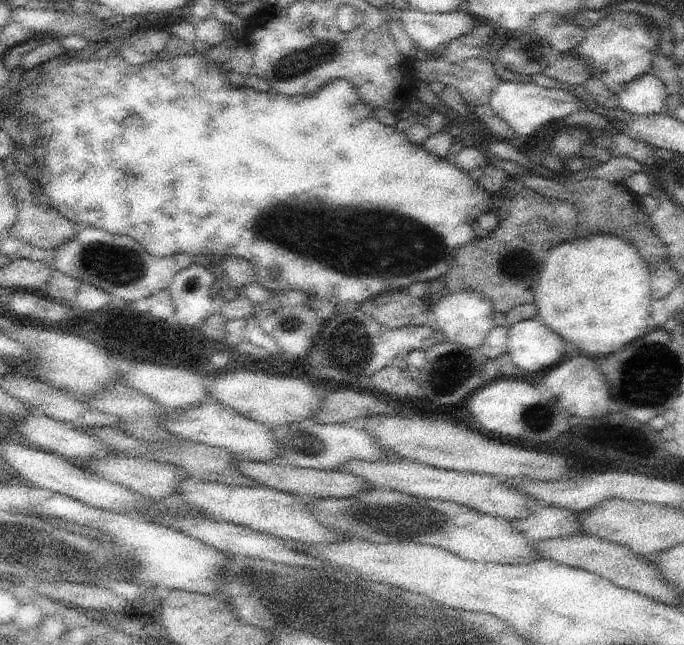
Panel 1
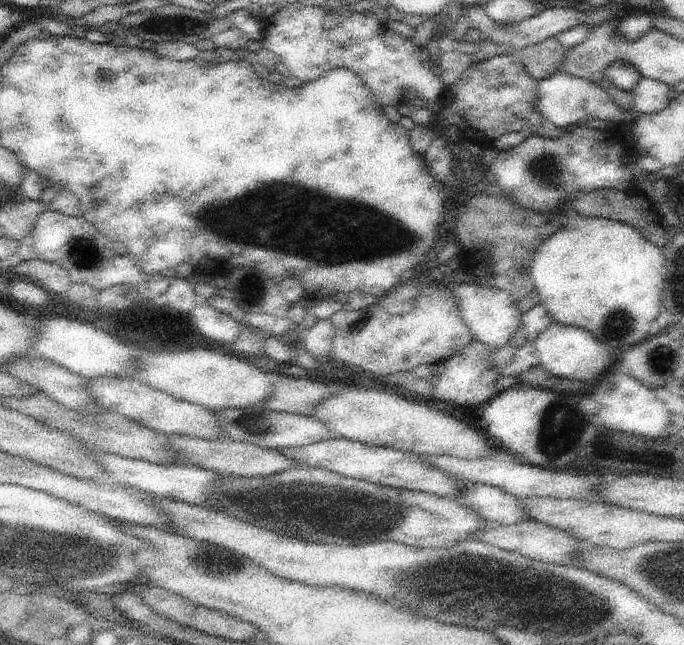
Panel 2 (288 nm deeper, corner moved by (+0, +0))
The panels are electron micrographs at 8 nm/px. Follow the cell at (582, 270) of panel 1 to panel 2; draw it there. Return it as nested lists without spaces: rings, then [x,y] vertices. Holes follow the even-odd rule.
[[[567,208],[567,210],[569,210],[569,214],[567,214],[567,224],[565,224],[565,228],[561,228],[561,230],[555,232],[551,238],[547,238],[547,240],[541,244],[541,248],[533,254],[531,268],[529,268],[531,280],[533,280],[533,284],[535,284],[535,290],[537,290],[539,298],[541,298],[541,304],[545,306],[545,310],[549,312],[549,316],[553,318],[553,322],[563,324],[563,326],[583,328],[583,330],[591,332],[591,336],[595,336],[599,342],[607,344],[607,346],[613,348],[613,350],[619,348],[619,352],[623,352],[623,350],[627,350],[627,348],[631,348],[631,346],[635,346],[635,344],[639,344],[639,342],[643,342],[643,340],[647,340],[647,338],[651,336],[653,320],[655,320],[657,314],[663,310],[663,306],[661,306],[661,296],[663,296],[663,288],[665,288],[665,264],[667,264],[667,260],[665,260],[665,246],[659,248],[659,246],[655,246],[653,242],[645,240],[645,236],[641,236],[641,232],[635,230],[633,226],[629,226],[629,224],[621,224],[621,222],[609,220],[609,218],[583,218],[583,216],[579,216],[577,212],[573,212],[571,208]]]

